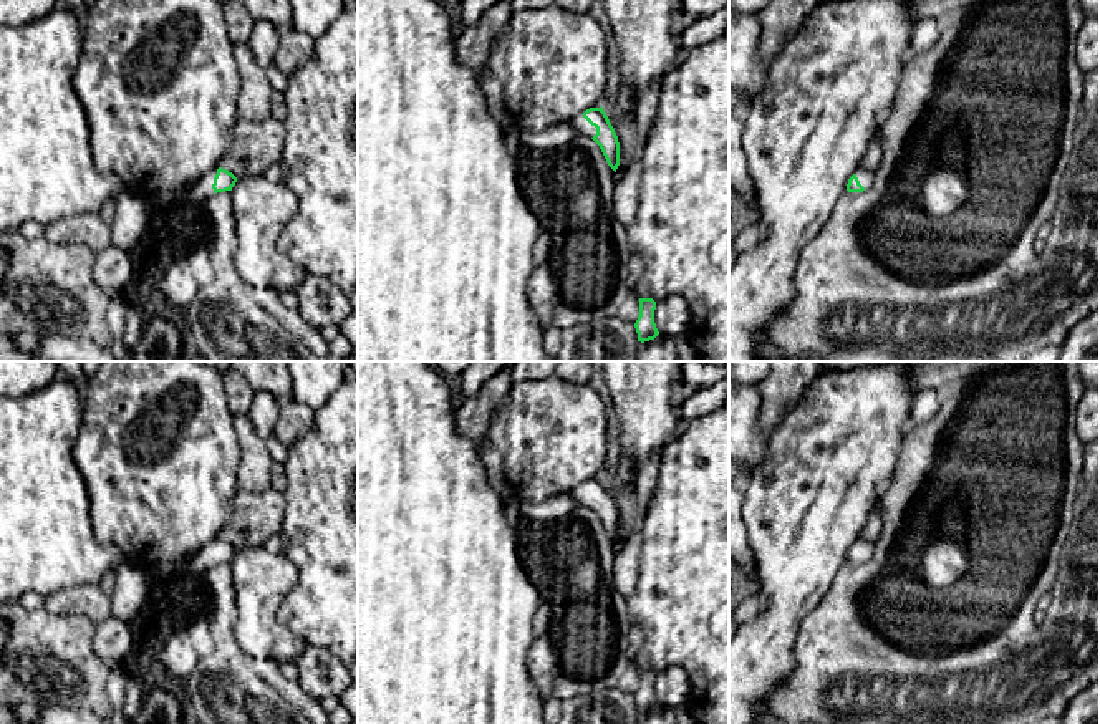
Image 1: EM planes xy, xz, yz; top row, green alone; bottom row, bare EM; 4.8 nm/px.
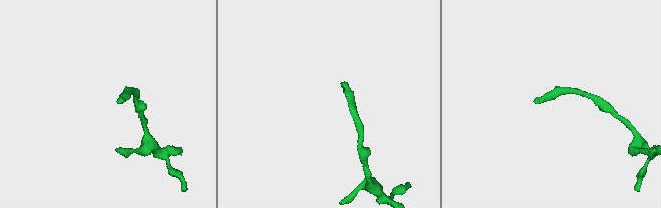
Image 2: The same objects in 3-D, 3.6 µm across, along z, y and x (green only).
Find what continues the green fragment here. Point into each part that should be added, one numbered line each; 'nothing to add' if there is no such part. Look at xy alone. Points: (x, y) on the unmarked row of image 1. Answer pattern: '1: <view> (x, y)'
1: xy (201, 562)

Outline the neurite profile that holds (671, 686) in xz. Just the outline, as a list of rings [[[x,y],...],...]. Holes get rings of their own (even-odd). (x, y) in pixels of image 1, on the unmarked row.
[[[673,666],[656,674],[654,694],[659,704],[676,707],[688,702],[689,679],[684,669]]]

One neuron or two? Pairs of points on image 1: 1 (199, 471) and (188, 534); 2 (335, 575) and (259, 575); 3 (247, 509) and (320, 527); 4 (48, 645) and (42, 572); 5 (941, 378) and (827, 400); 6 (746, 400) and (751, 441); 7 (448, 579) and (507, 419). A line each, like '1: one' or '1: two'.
1: one
2: two
3: two
4: two
5: two
6: one
7: two

